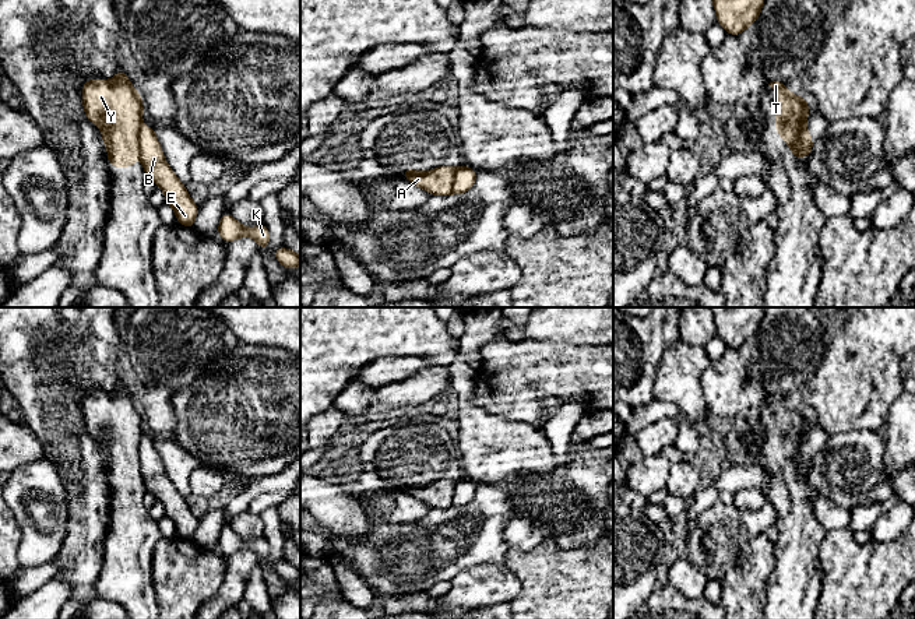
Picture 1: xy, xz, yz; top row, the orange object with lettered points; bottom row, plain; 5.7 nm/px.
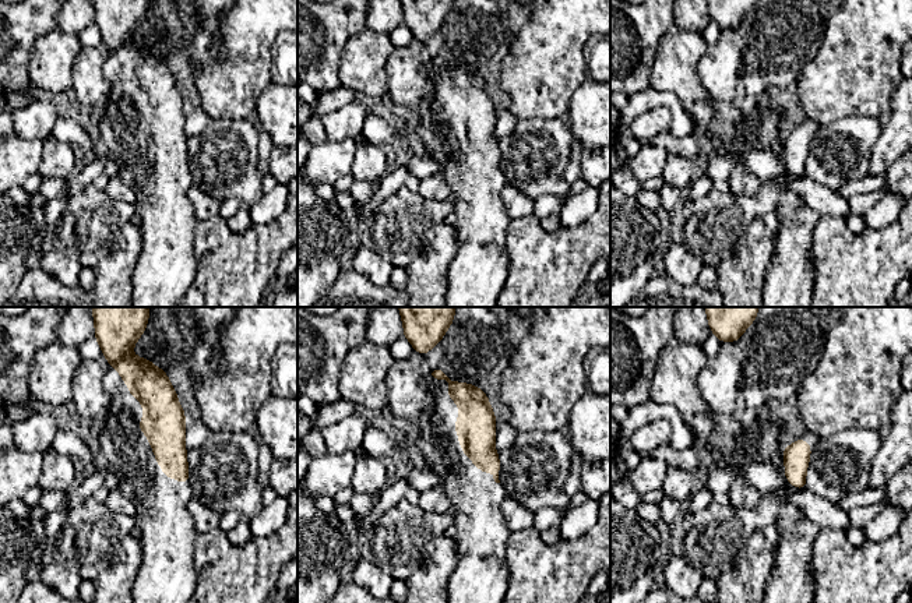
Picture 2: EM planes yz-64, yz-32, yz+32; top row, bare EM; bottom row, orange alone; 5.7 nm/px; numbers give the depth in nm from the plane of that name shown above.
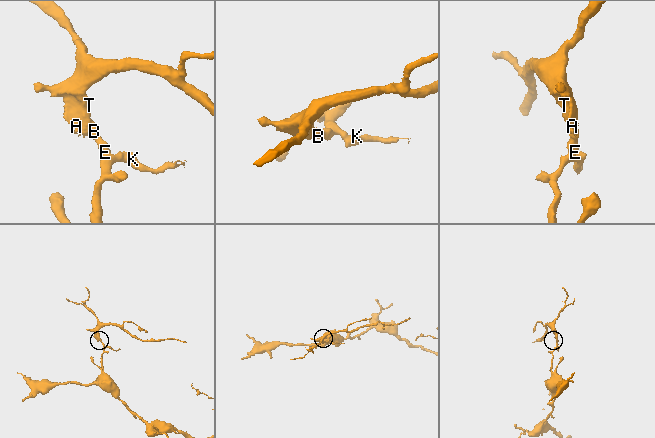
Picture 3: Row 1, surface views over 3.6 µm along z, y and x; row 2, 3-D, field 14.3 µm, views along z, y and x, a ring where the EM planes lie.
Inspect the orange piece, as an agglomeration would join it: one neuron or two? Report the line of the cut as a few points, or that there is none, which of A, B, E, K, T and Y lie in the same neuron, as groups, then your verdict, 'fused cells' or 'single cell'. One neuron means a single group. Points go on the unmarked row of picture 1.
cut in yz along (803, 440), (798, 452), (798, 460), (806, 468); A T Y / B E K; fused cells

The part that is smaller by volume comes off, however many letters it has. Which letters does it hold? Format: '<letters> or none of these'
A, T, Y

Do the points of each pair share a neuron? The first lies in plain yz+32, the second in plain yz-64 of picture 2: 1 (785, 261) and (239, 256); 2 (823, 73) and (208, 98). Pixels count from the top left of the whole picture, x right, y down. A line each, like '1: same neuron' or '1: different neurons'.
1: different neurons
2: same neuron

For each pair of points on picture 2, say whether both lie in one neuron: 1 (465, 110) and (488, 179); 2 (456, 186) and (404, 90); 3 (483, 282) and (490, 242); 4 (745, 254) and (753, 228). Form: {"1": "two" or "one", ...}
{"1": "one", "2": "two", "3": "one", "4": "one"}

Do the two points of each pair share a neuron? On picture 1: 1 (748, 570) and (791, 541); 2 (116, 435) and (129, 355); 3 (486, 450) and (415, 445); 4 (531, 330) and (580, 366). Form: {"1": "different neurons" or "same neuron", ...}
{"1": "different neurons", "2": "different neurons", "3": "different neurons", "4": "different neurons"}

